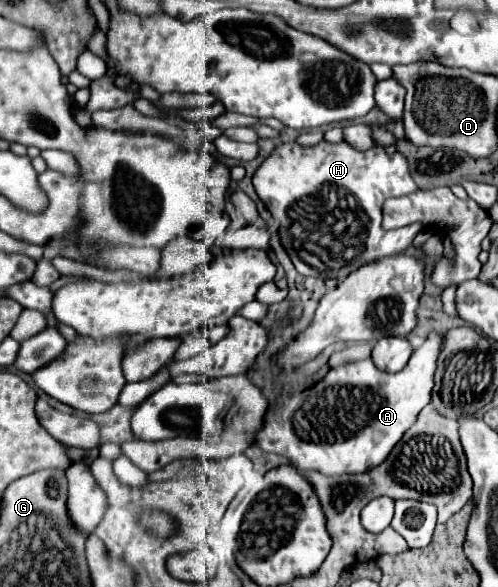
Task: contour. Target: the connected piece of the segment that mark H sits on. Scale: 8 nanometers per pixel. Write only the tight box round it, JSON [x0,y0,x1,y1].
[253,141,421,279]

